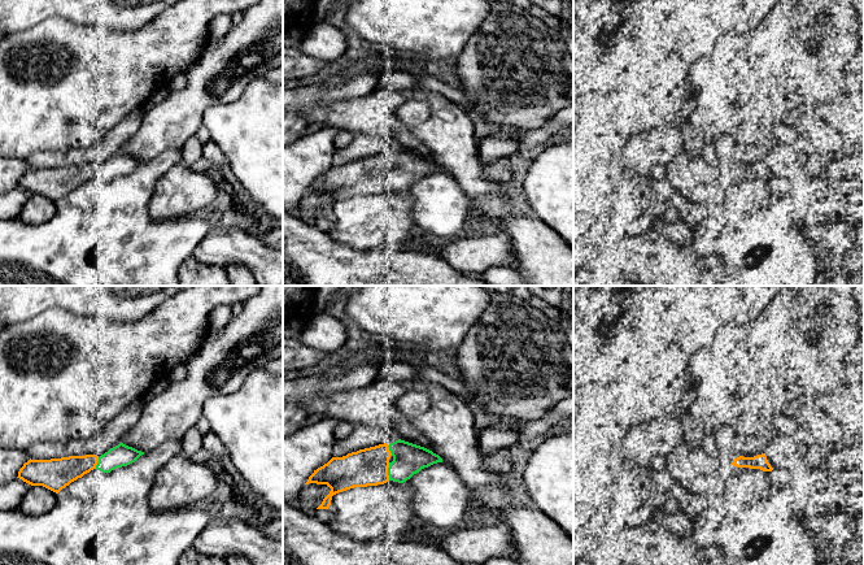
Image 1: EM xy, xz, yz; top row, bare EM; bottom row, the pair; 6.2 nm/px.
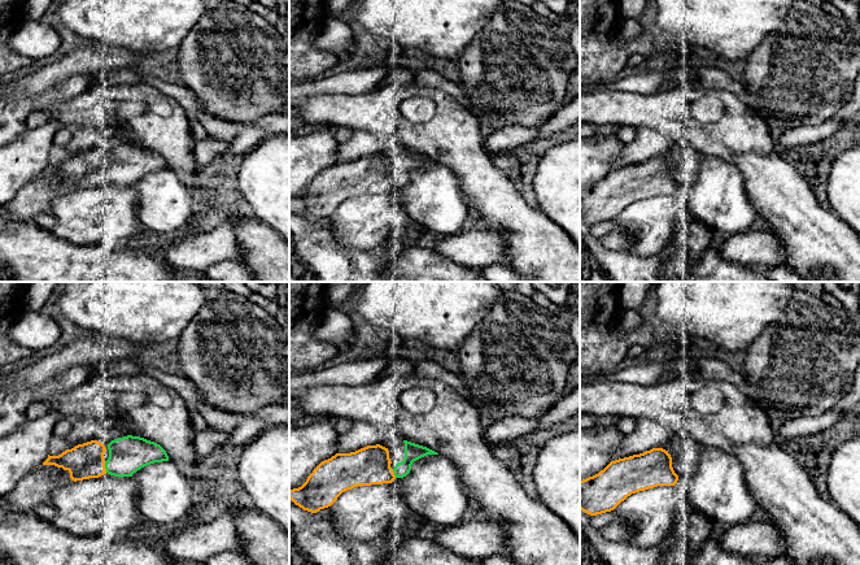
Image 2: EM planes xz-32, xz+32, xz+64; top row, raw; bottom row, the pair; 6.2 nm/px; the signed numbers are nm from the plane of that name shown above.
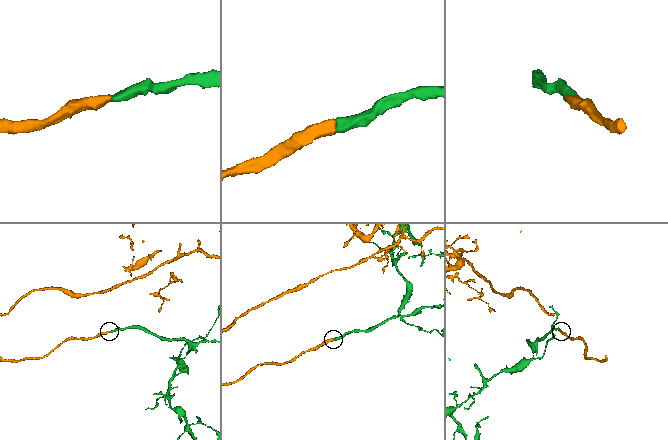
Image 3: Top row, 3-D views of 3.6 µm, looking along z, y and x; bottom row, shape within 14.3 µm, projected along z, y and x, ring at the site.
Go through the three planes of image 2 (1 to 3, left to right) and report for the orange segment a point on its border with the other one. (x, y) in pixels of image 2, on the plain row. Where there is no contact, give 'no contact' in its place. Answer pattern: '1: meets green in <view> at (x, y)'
1: meets green in xz-32 at (105, 175)
2: meets green in xz+32 at (394, 182)
3: no contact

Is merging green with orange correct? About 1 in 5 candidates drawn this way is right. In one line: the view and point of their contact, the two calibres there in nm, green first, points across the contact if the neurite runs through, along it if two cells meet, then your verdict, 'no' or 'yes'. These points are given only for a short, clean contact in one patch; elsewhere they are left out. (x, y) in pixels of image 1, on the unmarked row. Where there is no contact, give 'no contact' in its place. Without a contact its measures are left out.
contact xz (388, 181); calibres 200 and 240 nm; yes

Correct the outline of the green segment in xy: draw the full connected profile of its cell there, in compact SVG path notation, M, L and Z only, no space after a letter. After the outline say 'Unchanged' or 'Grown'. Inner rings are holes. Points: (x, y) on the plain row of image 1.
M119 152L118 155L110 157L100 166L96 164L86 164L86 165L69 165L69 166L51 168L51 169L30 168L19 178L17 187L22 188L23 191L31 195L43 195L58 203L62 197L69 195L71 191L77 190L78 187L82 187L84 183L90 182L93 178L97 178L102 182L110 182L117 177L127 175L135 171L141 164L144 164L144 161L128 156L123 152Z. Grown

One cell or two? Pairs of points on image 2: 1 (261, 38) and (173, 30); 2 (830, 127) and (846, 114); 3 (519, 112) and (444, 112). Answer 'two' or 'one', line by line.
1: two
2: one
3: two

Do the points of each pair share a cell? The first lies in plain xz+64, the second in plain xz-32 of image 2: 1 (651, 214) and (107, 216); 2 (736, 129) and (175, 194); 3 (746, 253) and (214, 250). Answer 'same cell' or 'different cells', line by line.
1: same cell
2: different cells
3: same cell

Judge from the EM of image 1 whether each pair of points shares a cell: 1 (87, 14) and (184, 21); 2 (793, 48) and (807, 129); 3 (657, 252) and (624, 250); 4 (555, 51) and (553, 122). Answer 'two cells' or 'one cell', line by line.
1: two cells
2: two cells
3: one cell
4: two cells

